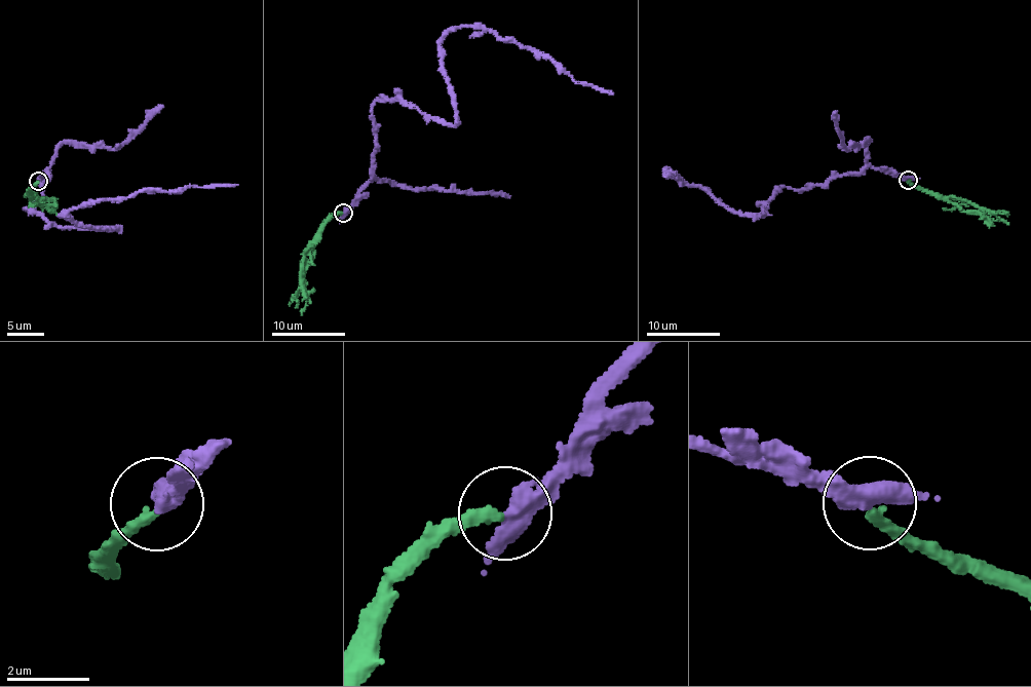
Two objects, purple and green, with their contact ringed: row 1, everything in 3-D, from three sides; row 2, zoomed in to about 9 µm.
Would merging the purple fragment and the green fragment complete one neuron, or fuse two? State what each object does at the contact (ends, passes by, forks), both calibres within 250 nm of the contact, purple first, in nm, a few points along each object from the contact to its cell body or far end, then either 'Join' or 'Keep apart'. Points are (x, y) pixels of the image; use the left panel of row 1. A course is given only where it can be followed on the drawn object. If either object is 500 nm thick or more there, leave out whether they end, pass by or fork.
At the ring purple passes by. At the ring green ends. Thickness 420 nm (purple) against 260 nm. Course of purple: (38, 181), (46, 173), (25, 210), (63, 227), (118, 227), (105, 229), (60, 217), (145, 190), (238, 185). Course of green: (38, 181), (30, 191), (53, 200), (58, 207). Keep apart

